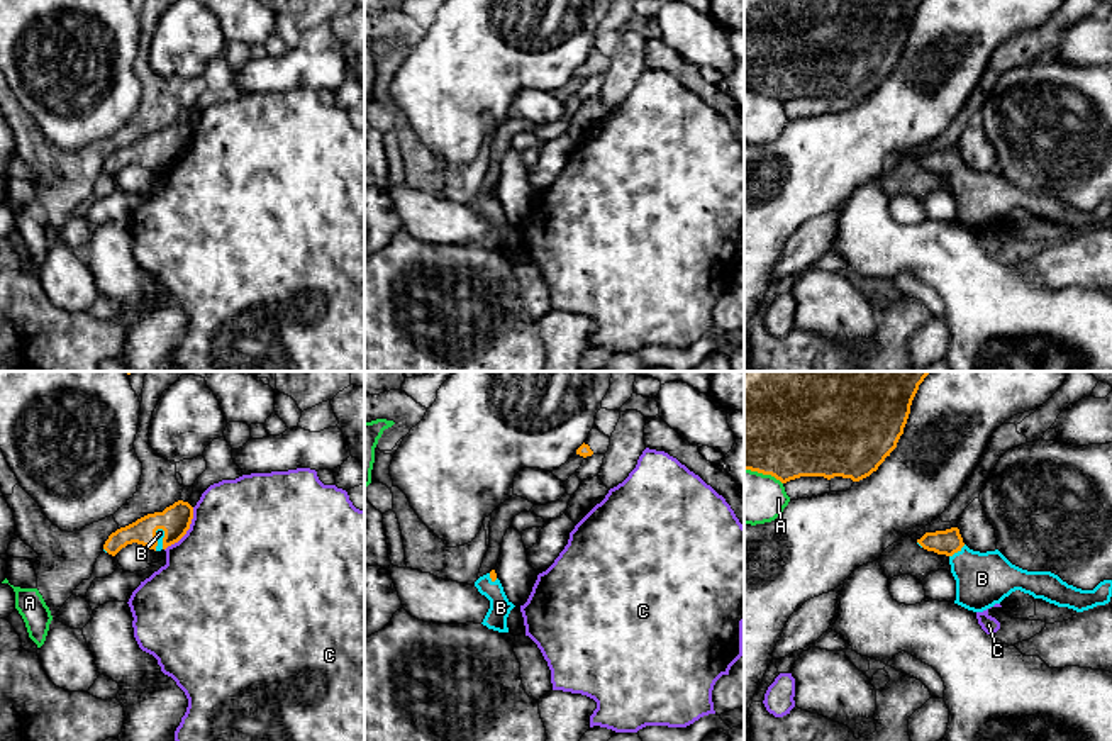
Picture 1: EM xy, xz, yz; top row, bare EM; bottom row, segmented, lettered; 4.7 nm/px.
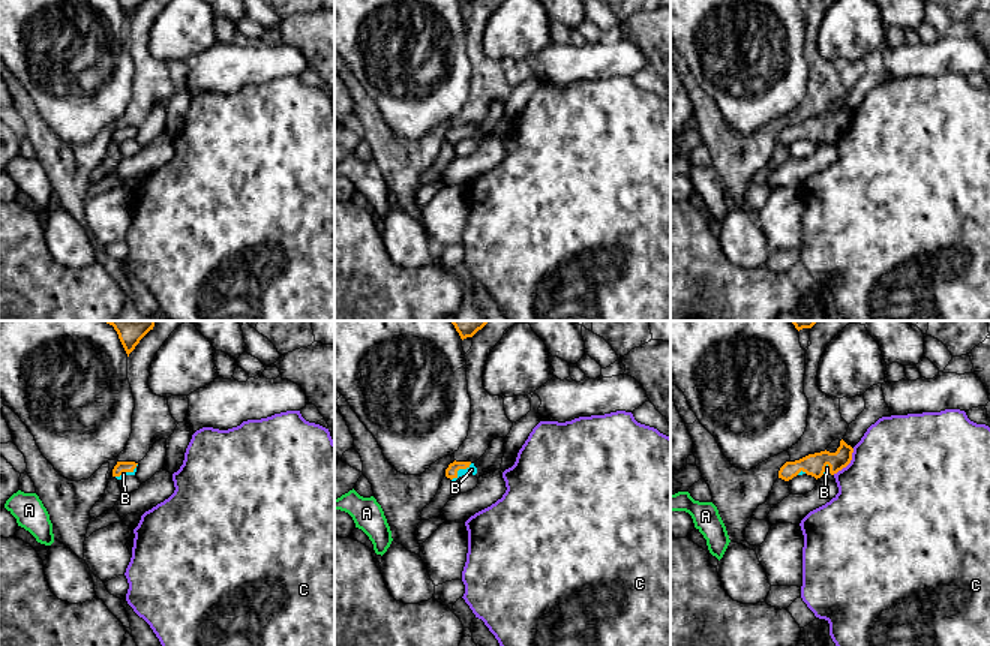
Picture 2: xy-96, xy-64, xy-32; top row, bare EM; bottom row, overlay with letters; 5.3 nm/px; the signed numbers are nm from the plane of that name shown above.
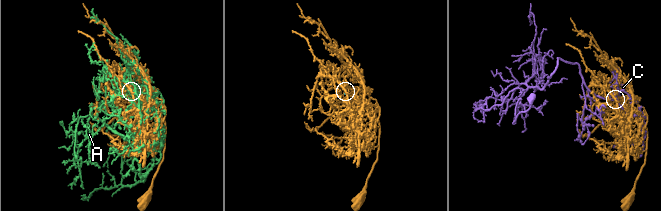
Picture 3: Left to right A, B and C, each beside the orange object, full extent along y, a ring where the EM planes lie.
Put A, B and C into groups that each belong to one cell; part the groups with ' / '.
A / B / C

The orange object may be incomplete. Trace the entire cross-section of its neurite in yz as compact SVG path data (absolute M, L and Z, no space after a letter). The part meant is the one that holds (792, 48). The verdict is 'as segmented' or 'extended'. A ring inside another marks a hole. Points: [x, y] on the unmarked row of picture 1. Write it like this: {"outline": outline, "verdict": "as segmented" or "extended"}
{"outline": "M744 0L744 90L771 95L781 103L800 97L834 97L859 102L870 97L897 68L907 44L912 20L924 0Z", "verdict": "as segmented"}

